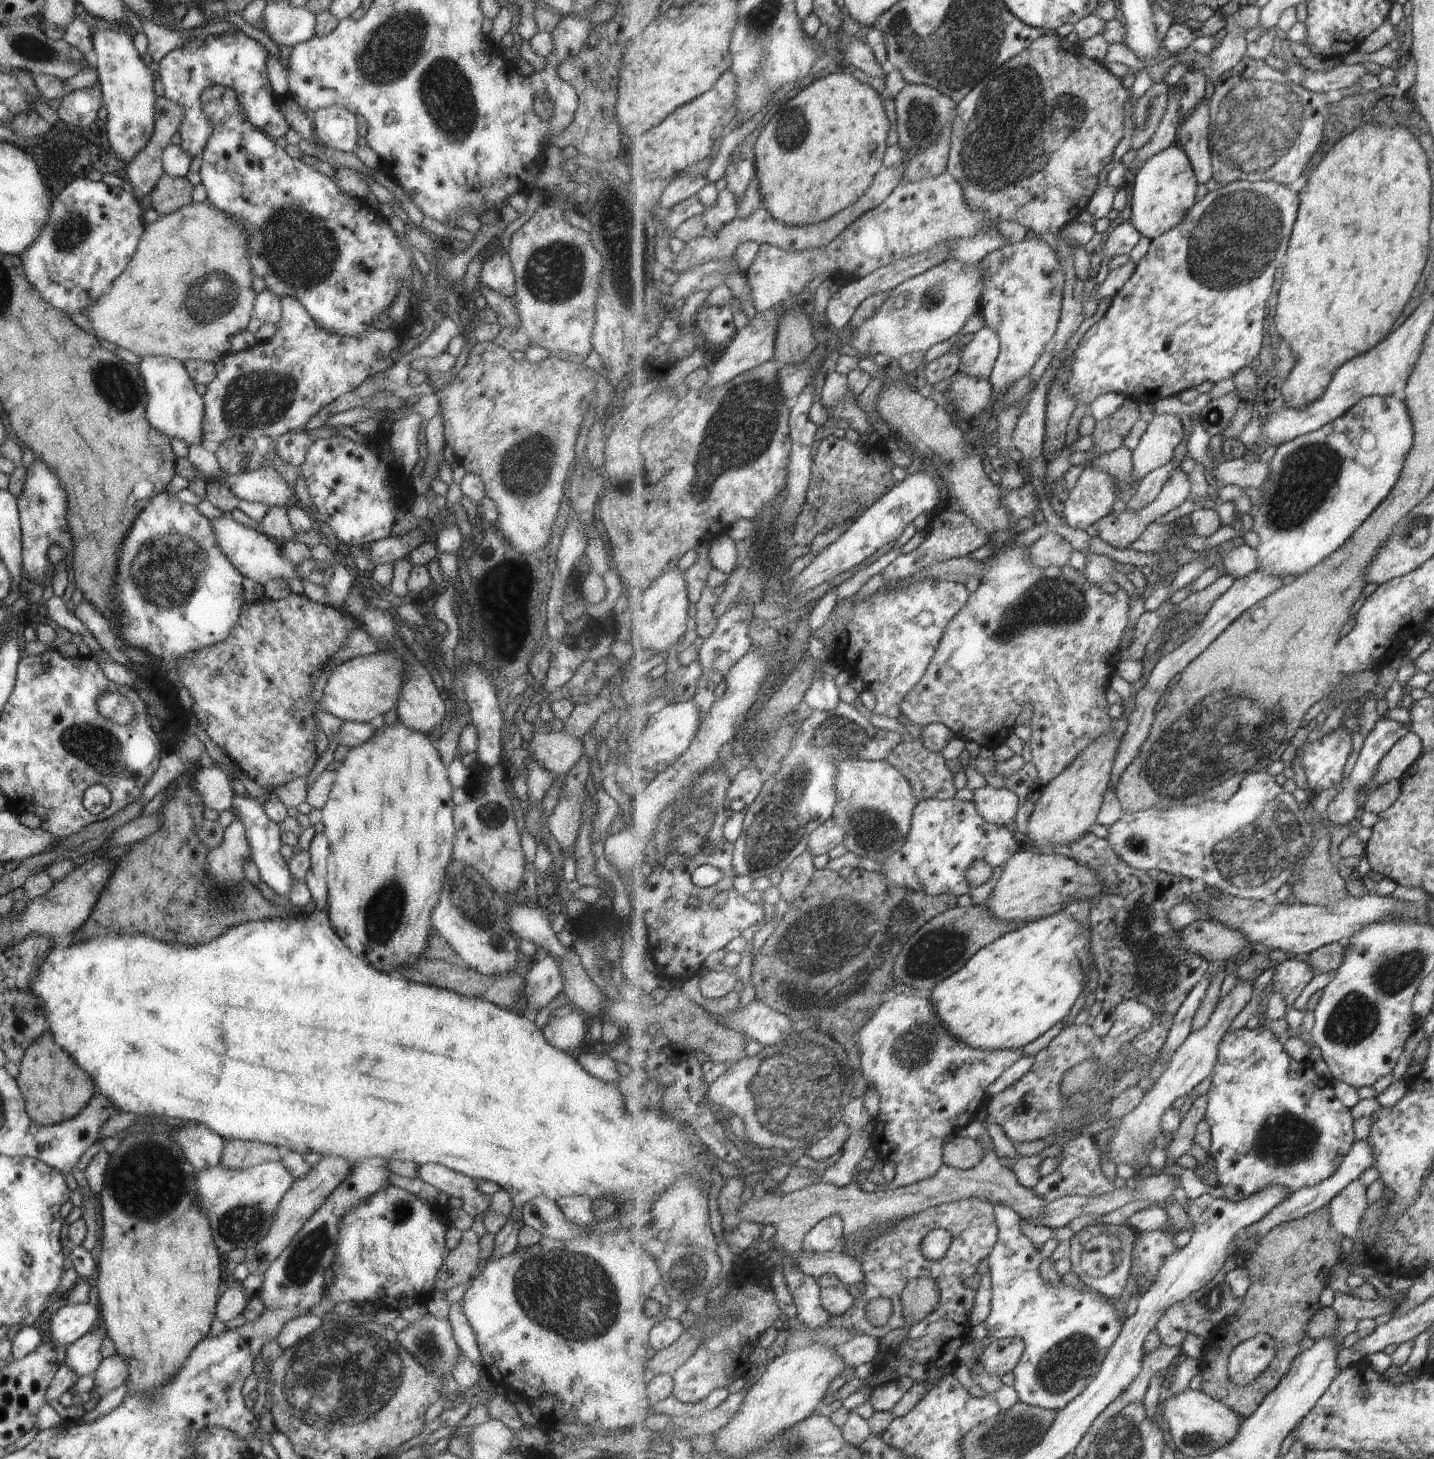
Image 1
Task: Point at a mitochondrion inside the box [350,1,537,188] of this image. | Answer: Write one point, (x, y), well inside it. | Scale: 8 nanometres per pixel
(391, 49)

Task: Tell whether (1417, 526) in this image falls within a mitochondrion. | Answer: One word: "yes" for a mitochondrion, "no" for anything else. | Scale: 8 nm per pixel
yes

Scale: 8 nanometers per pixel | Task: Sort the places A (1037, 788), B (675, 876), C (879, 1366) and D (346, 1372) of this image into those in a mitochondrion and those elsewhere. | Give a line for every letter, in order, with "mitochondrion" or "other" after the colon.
A: other
B: other
C: other
D: mitochondrion

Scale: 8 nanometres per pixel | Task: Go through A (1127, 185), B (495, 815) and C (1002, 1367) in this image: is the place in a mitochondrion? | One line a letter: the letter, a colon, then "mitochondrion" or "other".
A: other
B: other
C: other

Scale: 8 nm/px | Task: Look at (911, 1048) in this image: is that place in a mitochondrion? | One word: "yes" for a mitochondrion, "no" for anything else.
yes

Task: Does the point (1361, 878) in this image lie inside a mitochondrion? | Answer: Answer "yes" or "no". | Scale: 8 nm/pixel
no

